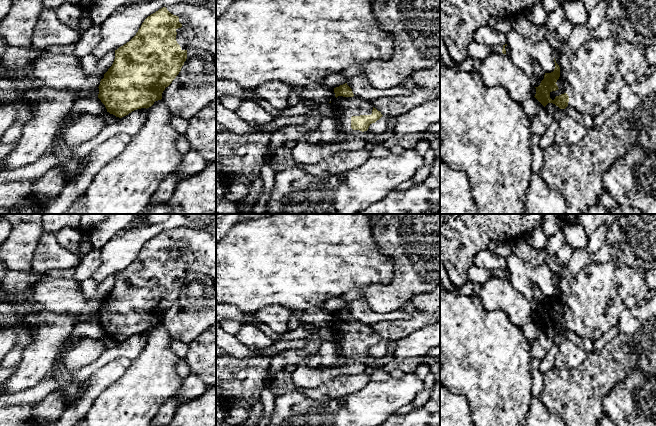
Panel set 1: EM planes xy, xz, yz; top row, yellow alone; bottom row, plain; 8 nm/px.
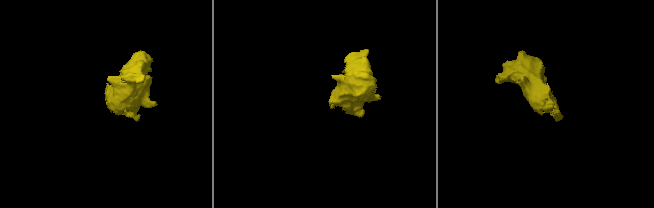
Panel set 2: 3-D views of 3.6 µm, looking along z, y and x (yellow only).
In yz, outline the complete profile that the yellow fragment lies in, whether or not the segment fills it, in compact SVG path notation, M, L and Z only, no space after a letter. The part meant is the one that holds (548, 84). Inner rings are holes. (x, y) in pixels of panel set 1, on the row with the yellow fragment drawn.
M616 38L587 41L572 54L564 53L561 48L554 49L555 69L545 73L540 85L535 87L534 97L544 107L548 103L553 103L560 109L570 106L594 117L617 102L622 89L644 74L648 68L644 57L645 48Z

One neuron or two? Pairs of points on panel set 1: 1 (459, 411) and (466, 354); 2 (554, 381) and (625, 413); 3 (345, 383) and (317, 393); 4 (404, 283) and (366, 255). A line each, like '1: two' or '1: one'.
1: two
2: two
3: one
4: two

